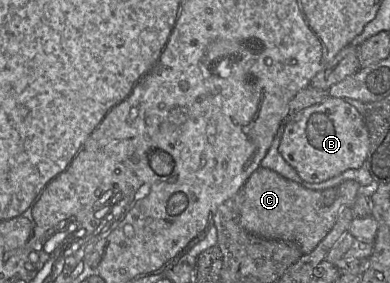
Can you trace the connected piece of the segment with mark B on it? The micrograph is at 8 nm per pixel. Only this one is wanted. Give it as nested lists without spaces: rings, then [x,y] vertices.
[[[327,97],[299,112],[284,128],[279,153],[306,182],[318,183],[340,175],[348,169],[360,168],[367,159],[370,146],[369,131],[360,112],[343,98]]]

